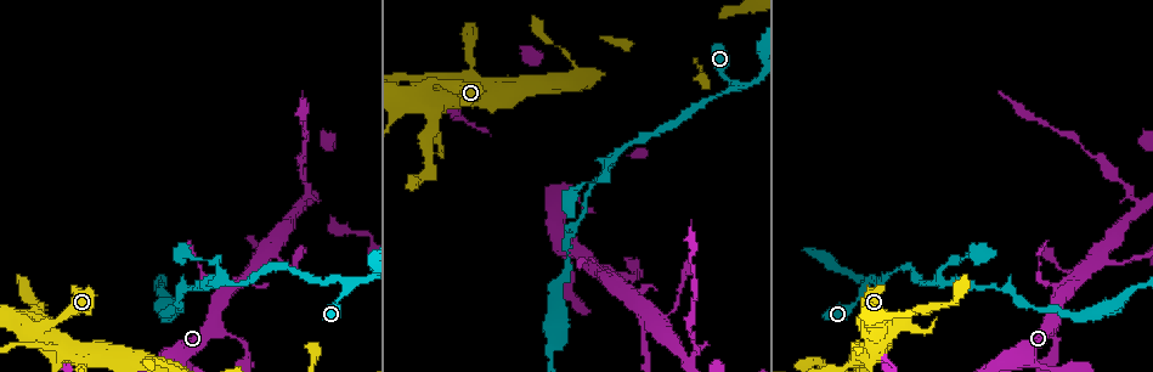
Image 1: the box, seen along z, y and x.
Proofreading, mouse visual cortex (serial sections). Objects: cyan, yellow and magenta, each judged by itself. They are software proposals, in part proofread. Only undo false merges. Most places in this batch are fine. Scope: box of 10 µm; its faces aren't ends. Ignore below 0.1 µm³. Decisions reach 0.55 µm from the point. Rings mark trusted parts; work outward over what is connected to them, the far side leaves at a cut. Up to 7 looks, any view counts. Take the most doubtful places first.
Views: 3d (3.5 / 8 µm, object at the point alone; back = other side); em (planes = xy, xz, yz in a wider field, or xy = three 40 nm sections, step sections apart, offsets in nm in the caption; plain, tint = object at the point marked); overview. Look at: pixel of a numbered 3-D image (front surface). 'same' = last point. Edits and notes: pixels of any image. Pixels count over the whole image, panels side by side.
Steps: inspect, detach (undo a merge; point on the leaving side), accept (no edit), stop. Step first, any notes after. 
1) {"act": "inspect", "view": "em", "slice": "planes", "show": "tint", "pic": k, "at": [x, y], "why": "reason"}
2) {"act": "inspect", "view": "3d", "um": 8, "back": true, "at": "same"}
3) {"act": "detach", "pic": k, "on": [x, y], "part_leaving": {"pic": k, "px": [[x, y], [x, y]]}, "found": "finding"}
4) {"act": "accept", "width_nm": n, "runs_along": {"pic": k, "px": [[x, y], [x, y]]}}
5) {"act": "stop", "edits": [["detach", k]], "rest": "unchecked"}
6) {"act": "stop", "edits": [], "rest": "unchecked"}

{"act": "inspect", "view": "3d", "um": 3.5, "pic": 1, "at": [863, 287], "why": "sharp bend"}

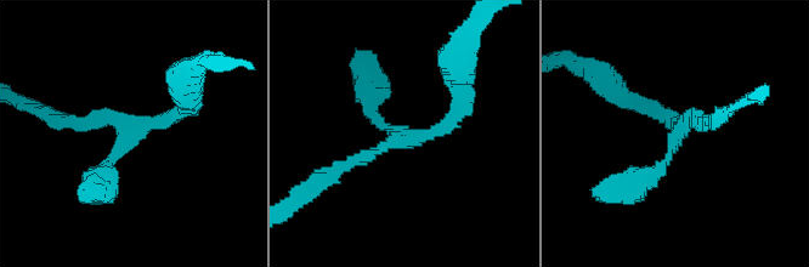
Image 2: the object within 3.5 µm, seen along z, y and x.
{"act": "inspect", "view": "em", "slice": "xy", "step": 5, "show": "tint", "pic": 2, "at": [394, 135], "why": "shape alone is not enough"}

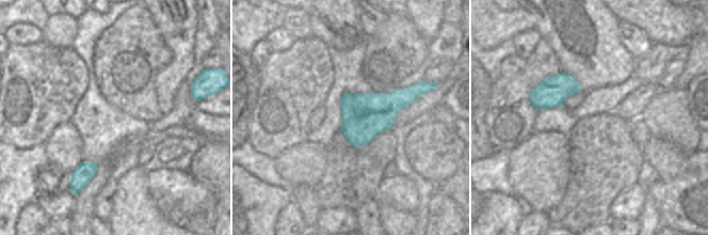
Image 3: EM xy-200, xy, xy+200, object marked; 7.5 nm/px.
{"act": "accept", "width_nm": 360, "runs_along": {"pic": 2, "px": [[631, 188], [662, 166], [686, 118], [712, 118]]}, "found": "continuous, no second cell"}

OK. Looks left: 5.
{"act": "inspect", "view": "3d", "um": 3.5, "pic": 1, "at": [1093, 256], "why": "branch point"}

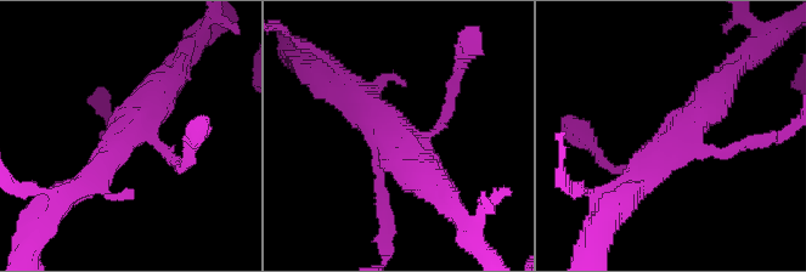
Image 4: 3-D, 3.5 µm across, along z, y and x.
{"act": "inspect", "view": "em", "slice": "xy", "step": 2, "show": "tint", "pic": 4, "at": [395, 140]}

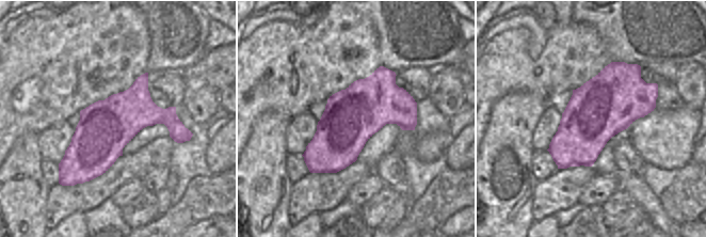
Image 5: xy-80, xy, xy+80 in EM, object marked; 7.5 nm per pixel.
{"act": "accept", "runs_along": {"pic": 4, "px": [[68, 193], [97, 171], [162, 85]]}, "found": "continuous, no second cell"}

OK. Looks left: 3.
{"act": "inspect", "view": "3d", "um": 3.5, "pic": 1, "at": [874, 332], "why": "four or more arms meet"}

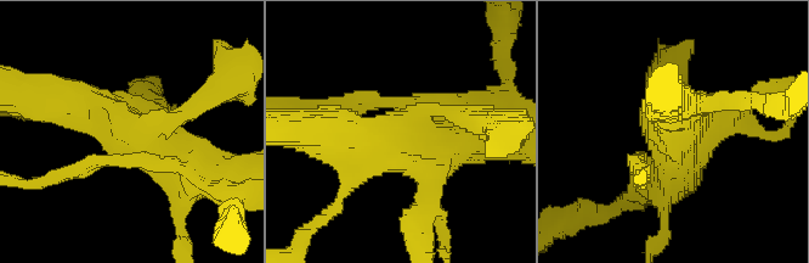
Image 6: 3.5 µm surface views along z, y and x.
{"act": "inspect", "view": "em", "slice": "xy", "step": 2, "show": "tint", "pic": 6, "at": [672, 136]}

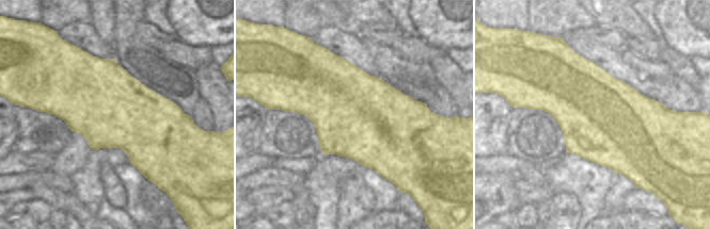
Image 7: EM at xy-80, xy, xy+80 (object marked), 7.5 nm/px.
{"act": "detach", "pic": 6, "on": [73, 168], "part_leaving": {"pic": 6, "px": [[118, 161], [88, 161], [58, 183]]}, "found": "a second cell is stuck on"}

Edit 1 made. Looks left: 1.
{"act": "stop", "edits": [["detach", 6]], "rest": "unchecked"}

